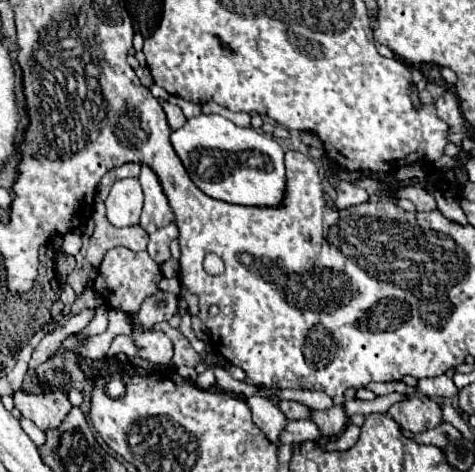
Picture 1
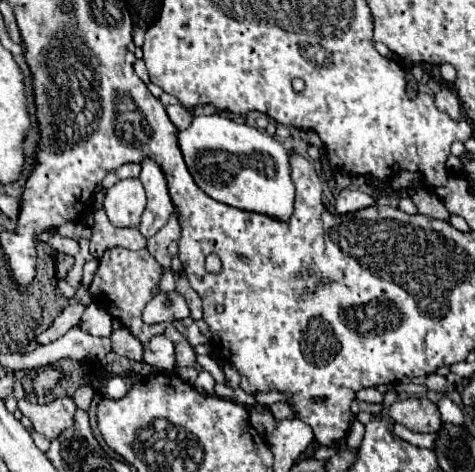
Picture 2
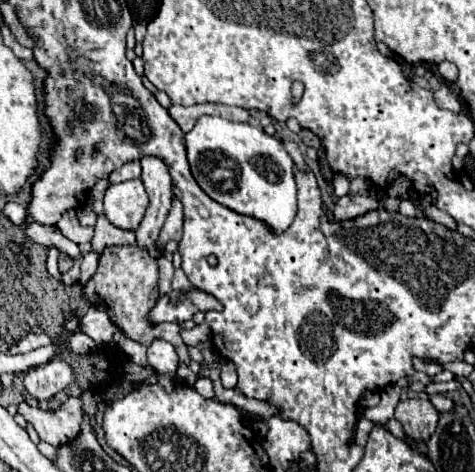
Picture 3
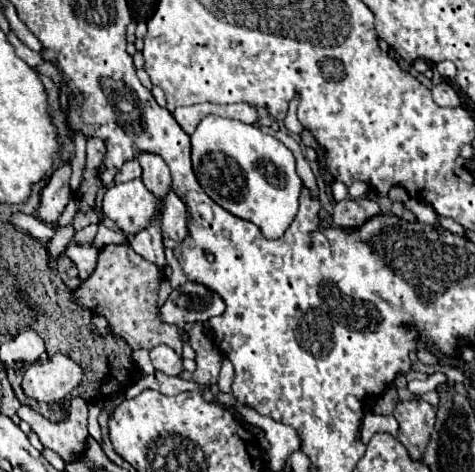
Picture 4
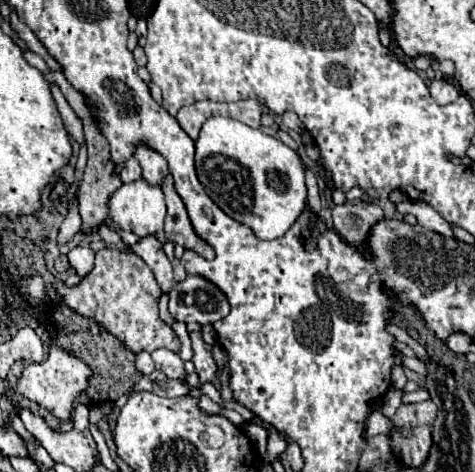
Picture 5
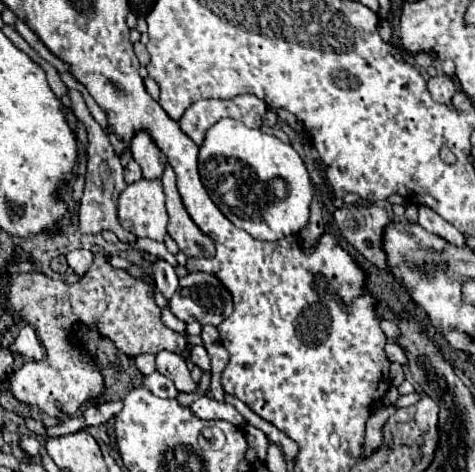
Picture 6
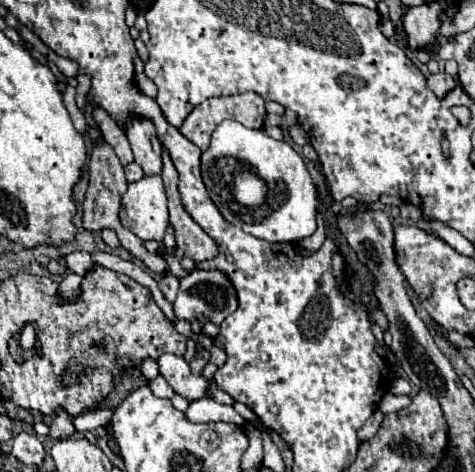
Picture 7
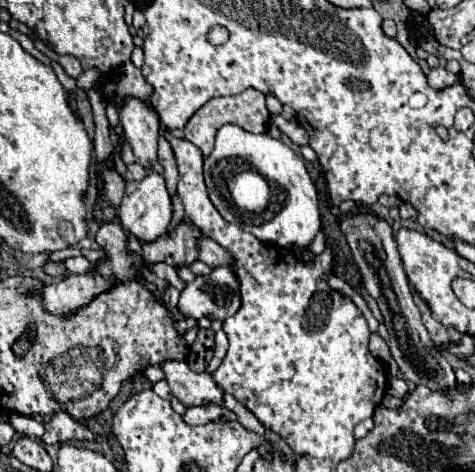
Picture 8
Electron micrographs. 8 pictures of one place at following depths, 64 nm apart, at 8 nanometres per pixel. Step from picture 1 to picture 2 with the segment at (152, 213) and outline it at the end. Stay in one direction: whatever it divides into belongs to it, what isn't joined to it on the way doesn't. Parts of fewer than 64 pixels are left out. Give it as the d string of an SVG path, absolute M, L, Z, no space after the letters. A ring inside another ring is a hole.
M152 158L142 160L140 182L146 190L148 204L146 204L146 210L142 214L142 222L140 222L138 230L148 240L168 222L168 218L174 210L174 204L172 204L172 198L168 192L166 176L164 176L160 164L154 162Z

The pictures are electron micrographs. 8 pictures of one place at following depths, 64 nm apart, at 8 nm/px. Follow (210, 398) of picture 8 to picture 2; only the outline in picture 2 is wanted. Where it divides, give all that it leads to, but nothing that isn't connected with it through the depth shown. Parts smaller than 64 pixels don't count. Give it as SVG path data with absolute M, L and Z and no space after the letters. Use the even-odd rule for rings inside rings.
M154 336L148 344L144 344L144 362L160 372L174 372L174 344L164 336Z

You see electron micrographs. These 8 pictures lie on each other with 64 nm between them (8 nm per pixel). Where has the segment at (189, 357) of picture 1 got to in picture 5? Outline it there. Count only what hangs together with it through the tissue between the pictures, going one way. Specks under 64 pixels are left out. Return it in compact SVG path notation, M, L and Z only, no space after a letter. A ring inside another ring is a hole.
M110 248L96 252L94 268L76 286L66 286L62 280L58 280L56 284L44 284L40 276L24 280L24 296L28 296L32 304L36 304L38 308L48 308L48 304L54 304L58 296L64 304L68 304L68 308L80 312L80 316L96 320L100 328L116 336L130 352L154 352L156 348L168 348L172 352L180 350L180 340L174 330L158 318L160 294L162 290L156 284L152 270L140 256Z

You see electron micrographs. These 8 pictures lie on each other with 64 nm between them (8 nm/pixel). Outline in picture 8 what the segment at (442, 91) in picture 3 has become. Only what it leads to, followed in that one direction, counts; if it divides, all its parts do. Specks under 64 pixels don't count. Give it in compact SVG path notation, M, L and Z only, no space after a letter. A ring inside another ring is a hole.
M436 66L430 70L428 74L428 84L434 88L434 90L440 90L440 88L446 88L446 86L452 86L454 82L458 82L458 76L448 72L446 68L442 66Z

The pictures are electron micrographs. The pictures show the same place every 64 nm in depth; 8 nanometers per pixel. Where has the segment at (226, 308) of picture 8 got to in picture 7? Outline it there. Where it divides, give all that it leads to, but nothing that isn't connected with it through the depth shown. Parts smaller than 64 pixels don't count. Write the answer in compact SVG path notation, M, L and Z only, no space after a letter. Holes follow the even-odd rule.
M194 270L186 278L180 280L180 290L178 298L174 302L174 314L176 318L182 320L208 320L214 324L222 324L224 318L228 318L232 312L236 312L238 300L236 300L236 290L232 288L232 282L224 272L220 270Z

